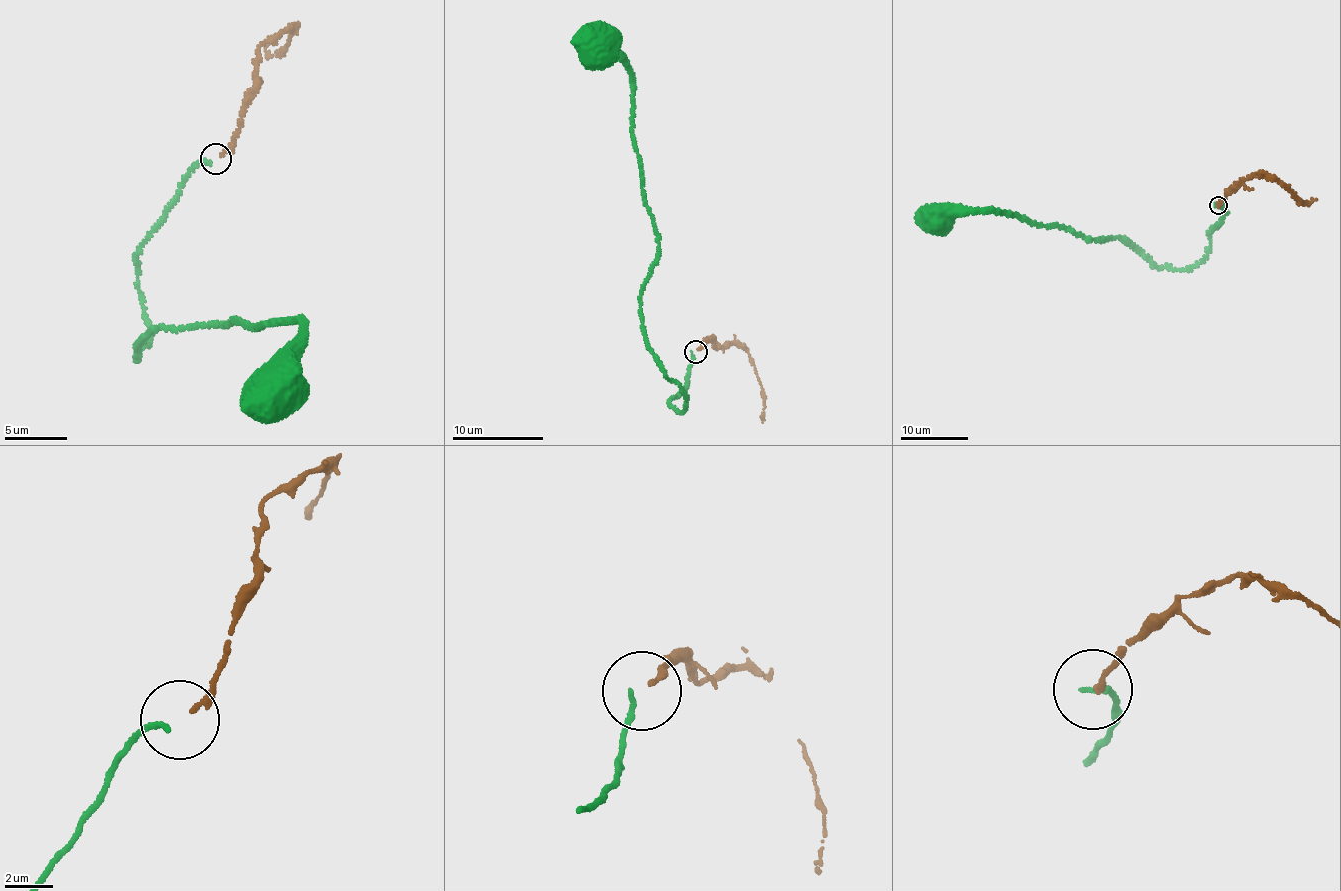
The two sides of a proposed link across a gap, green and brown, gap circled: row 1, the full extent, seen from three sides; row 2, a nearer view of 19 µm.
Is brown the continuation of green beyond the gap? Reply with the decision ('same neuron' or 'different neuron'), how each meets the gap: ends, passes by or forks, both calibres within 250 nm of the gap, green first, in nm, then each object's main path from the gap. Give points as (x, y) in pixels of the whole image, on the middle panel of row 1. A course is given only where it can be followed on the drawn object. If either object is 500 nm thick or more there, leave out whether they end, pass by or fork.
different neuron; green ends there; brown ends there; 260 nm thick on the green side, 240 nm on the other; green runs (694, 355), (669, 402), (679, 414), (684, 390), (639, 303), (658, 243), (630, 68), (600, 52); brown runs (698, 350), (709, 337), (718, 349), (737, 344), (749, 354), (765, 397), (762, 422)

